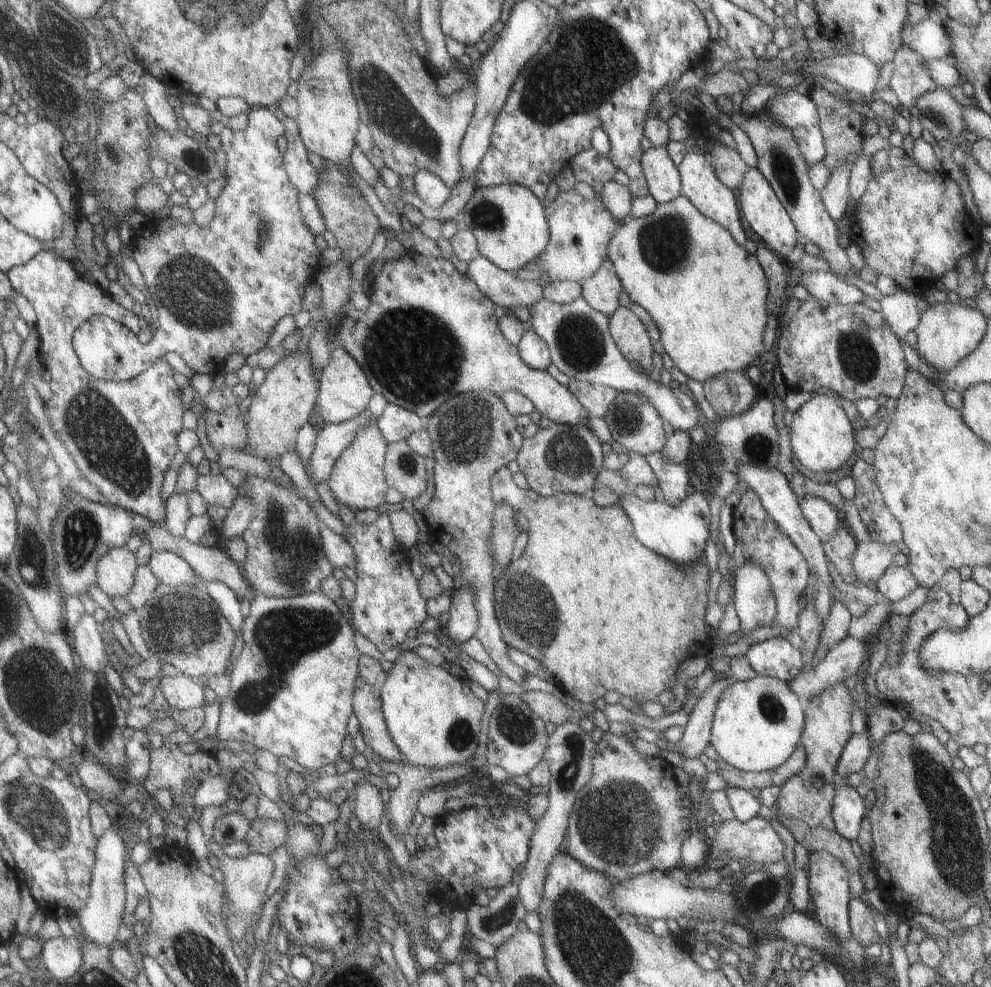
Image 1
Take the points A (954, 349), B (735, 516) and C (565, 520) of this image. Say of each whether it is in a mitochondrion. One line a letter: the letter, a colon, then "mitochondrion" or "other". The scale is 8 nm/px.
A: other
B: other
C: other

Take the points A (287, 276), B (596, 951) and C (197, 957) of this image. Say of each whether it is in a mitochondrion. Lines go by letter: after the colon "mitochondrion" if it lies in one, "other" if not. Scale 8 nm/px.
A: other
B: mitochondrion
C: mitochondrion

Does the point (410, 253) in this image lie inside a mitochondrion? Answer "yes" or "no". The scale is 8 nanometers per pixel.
no

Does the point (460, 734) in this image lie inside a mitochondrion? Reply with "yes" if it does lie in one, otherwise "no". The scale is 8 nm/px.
yes

